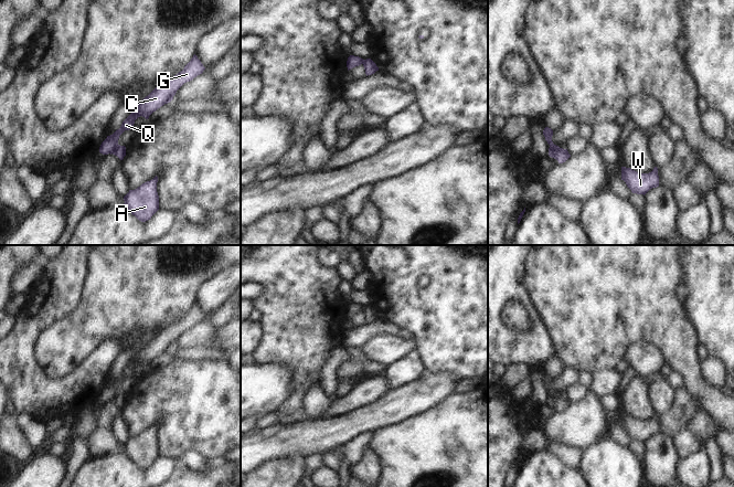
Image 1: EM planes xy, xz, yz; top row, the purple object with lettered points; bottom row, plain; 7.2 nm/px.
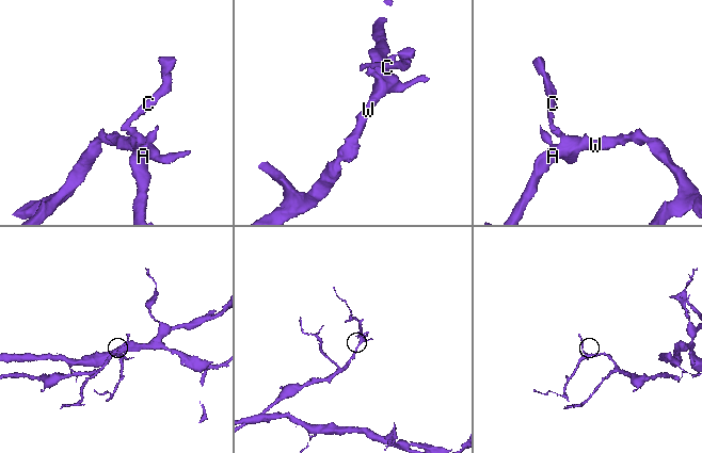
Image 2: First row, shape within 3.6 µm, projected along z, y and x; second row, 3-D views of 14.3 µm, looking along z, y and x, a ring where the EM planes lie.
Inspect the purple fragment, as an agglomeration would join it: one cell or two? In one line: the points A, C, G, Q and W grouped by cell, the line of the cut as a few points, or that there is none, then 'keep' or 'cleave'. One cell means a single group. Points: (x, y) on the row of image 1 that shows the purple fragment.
A W / C G Q; cut in xy along (117, 144), (112, 152); cleave

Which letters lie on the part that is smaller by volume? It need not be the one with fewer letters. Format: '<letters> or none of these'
C, G, Q

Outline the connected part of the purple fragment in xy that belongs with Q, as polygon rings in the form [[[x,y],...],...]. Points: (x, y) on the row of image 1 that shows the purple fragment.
[[[194,54],[191,61],[173,77],[159,84],[148,96],[146,96],[138,107],[123,121],[119,129],[102,142],[99,152],[103,155],[113,153],[118,145],[119,136],[125,131],[132,129],[135,120],[142,116],[146,119],[164,104],[173,99],[177,91],[187,82],[192,81],[198,75],[202,74],[205,67]]]

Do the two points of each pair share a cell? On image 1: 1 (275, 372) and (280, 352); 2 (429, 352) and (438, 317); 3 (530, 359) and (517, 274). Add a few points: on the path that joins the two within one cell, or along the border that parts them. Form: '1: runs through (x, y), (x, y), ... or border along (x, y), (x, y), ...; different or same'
1: border along (253, 363), (282, 364), (289, 372), (288, 387); different
2: runs through (438, 343), (438, 326); same
3: runs through (535, 338), (535, 319), (528, 303), (521, 295); same

